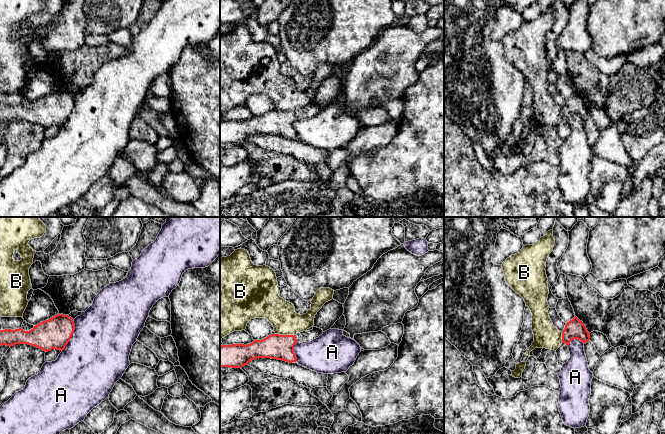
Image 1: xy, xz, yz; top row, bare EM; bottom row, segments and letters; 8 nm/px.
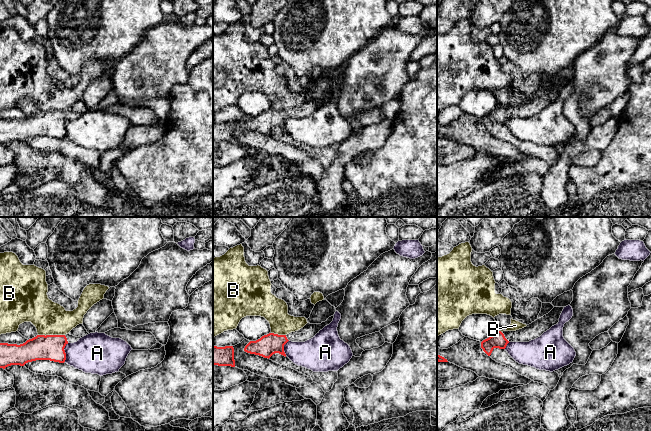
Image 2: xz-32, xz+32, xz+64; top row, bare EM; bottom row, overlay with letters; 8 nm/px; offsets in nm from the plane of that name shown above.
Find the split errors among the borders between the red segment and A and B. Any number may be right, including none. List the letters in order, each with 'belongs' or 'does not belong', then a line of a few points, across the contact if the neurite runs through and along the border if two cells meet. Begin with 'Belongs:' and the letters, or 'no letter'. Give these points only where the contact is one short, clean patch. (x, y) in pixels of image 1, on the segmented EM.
Belongs: no letter
A: does not belong; line xy (73, 320), (74, 332), (62, 351)
B: does not belong

